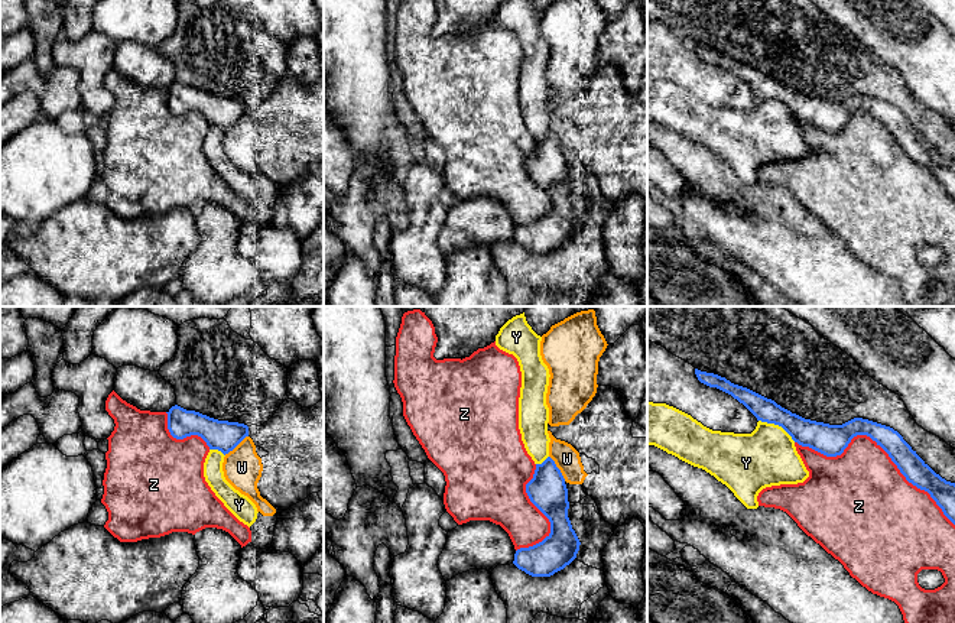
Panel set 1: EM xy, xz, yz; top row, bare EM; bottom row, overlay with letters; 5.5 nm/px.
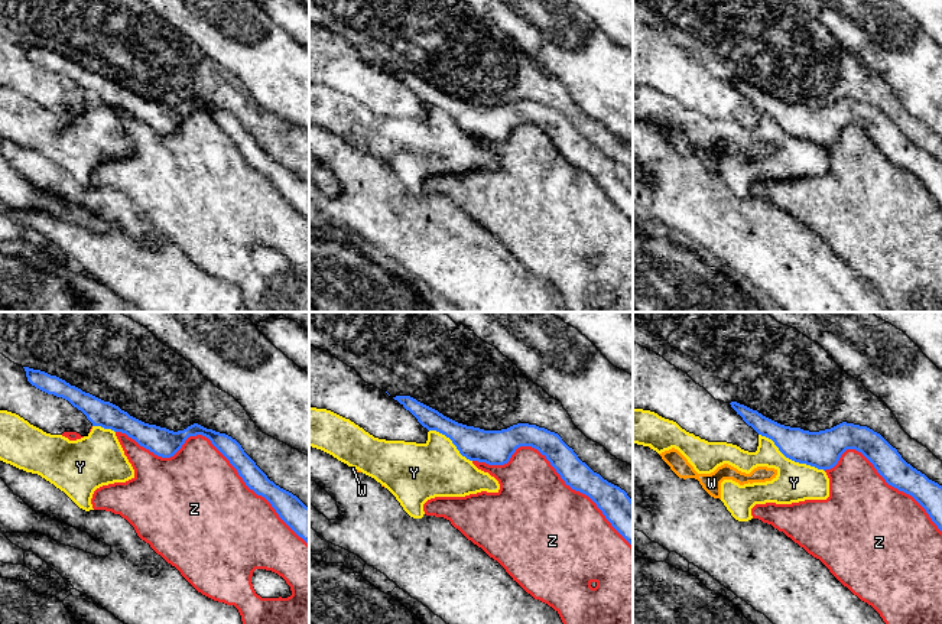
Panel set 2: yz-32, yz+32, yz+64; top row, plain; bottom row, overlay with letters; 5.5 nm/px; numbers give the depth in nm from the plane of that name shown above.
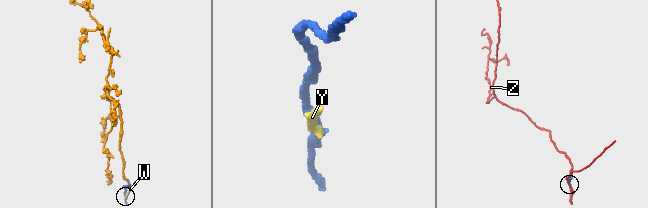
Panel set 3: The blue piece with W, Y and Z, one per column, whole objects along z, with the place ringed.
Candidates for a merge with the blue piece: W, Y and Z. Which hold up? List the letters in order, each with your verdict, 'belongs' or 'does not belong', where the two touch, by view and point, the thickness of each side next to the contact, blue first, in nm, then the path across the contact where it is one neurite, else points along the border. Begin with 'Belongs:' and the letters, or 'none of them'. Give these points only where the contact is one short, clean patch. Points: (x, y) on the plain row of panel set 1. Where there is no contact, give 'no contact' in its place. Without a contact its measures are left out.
Belongs: none of them
W: does not belong; contact xz (558, 145); calibres 220 and 140 nm
Y: does not belong; contact yz (778, 100); calibres 160 and 320 nm
Z: does not belong; contact yz (879, 120); calibres 160 and 440 nm

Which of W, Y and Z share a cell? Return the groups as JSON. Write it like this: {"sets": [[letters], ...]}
{"sets": [["W", "Y"], ["Z"]]}

